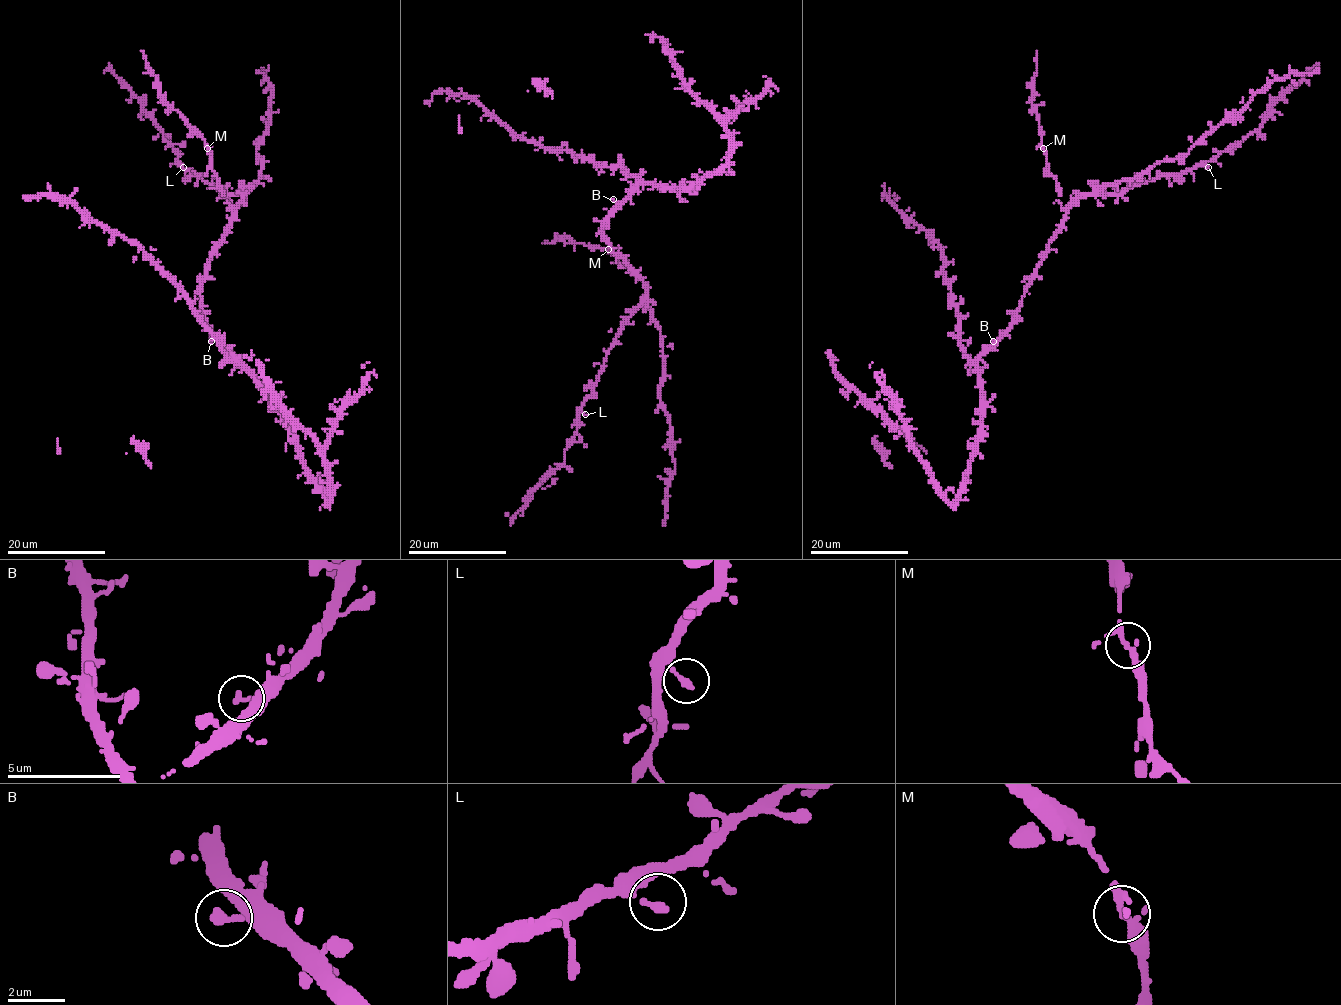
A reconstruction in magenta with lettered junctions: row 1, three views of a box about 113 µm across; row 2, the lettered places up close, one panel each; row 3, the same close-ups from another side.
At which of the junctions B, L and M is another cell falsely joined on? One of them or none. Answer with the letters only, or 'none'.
none

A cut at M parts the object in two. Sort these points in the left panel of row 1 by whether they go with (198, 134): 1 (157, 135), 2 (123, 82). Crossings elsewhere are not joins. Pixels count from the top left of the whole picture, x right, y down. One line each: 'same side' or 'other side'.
1: other side
2: other side

